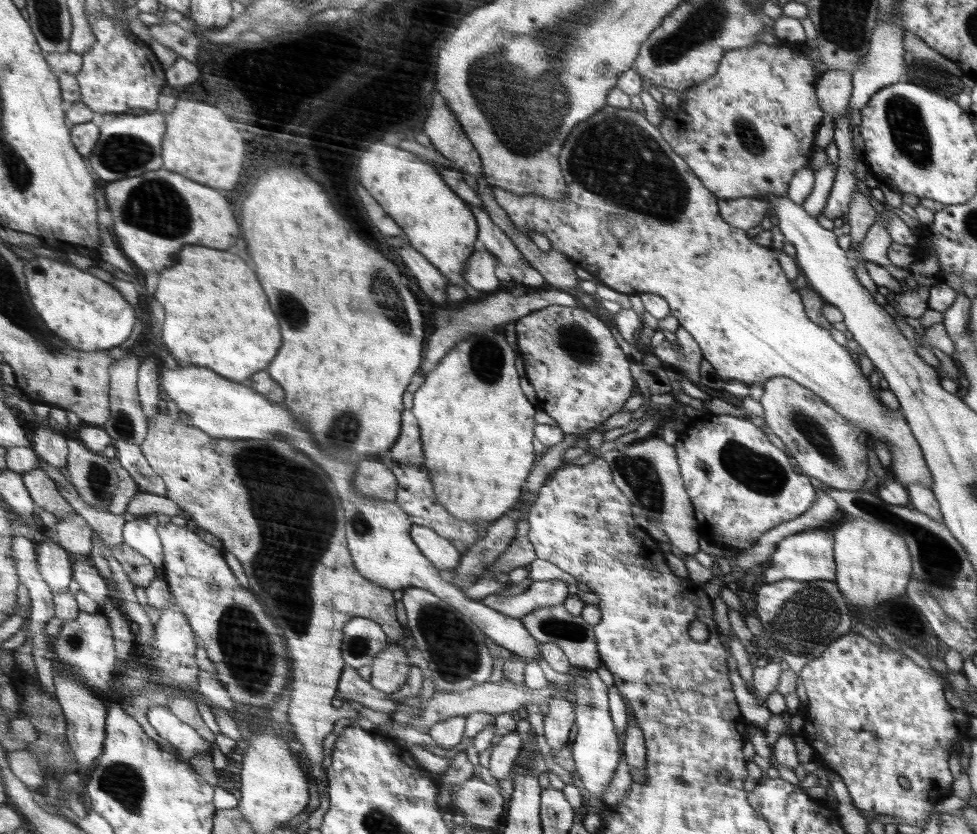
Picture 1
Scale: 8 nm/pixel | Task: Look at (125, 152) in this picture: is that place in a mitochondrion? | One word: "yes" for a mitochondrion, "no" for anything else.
yes

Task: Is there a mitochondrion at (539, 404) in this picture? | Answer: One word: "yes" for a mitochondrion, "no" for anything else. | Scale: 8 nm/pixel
no

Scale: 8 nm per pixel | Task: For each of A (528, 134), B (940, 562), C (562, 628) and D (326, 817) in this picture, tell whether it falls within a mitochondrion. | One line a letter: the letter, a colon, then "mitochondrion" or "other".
A: mitochondrion
B: mitochondrion
C: mitochondrion
D: other

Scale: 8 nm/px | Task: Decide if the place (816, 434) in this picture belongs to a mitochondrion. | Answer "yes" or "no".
yes

